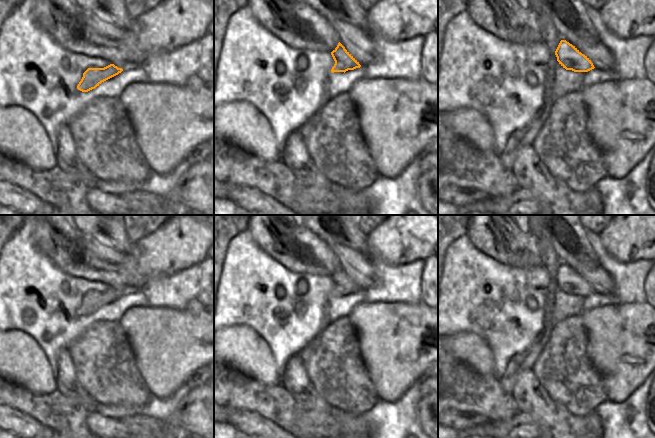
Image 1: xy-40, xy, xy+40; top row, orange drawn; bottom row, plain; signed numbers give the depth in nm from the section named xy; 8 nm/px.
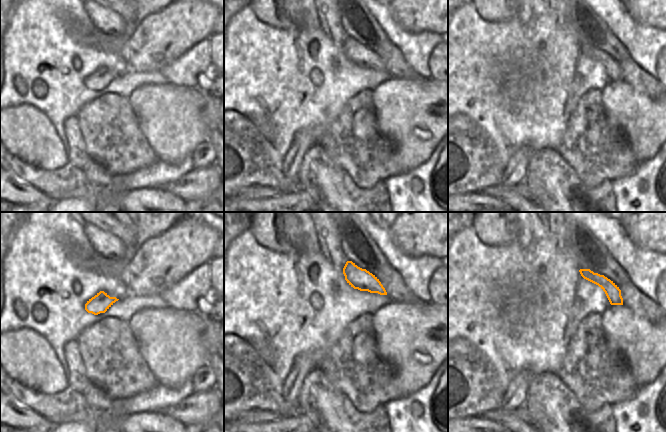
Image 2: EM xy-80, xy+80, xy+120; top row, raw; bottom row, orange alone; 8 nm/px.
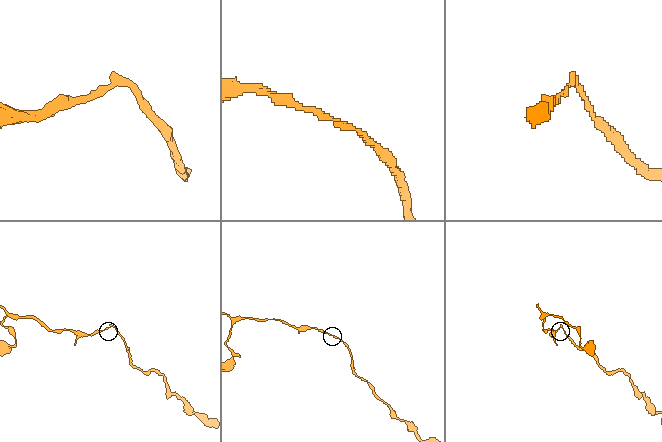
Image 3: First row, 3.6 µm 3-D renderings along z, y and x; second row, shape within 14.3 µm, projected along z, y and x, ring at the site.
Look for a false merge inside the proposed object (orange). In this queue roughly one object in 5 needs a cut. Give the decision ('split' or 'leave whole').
leave whole

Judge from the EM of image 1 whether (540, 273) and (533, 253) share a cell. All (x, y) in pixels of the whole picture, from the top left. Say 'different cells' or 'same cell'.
different cells

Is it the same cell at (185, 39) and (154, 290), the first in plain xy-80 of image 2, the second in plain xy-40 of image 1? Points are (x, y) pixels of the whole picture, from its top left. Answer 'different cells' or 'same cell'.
different cells

